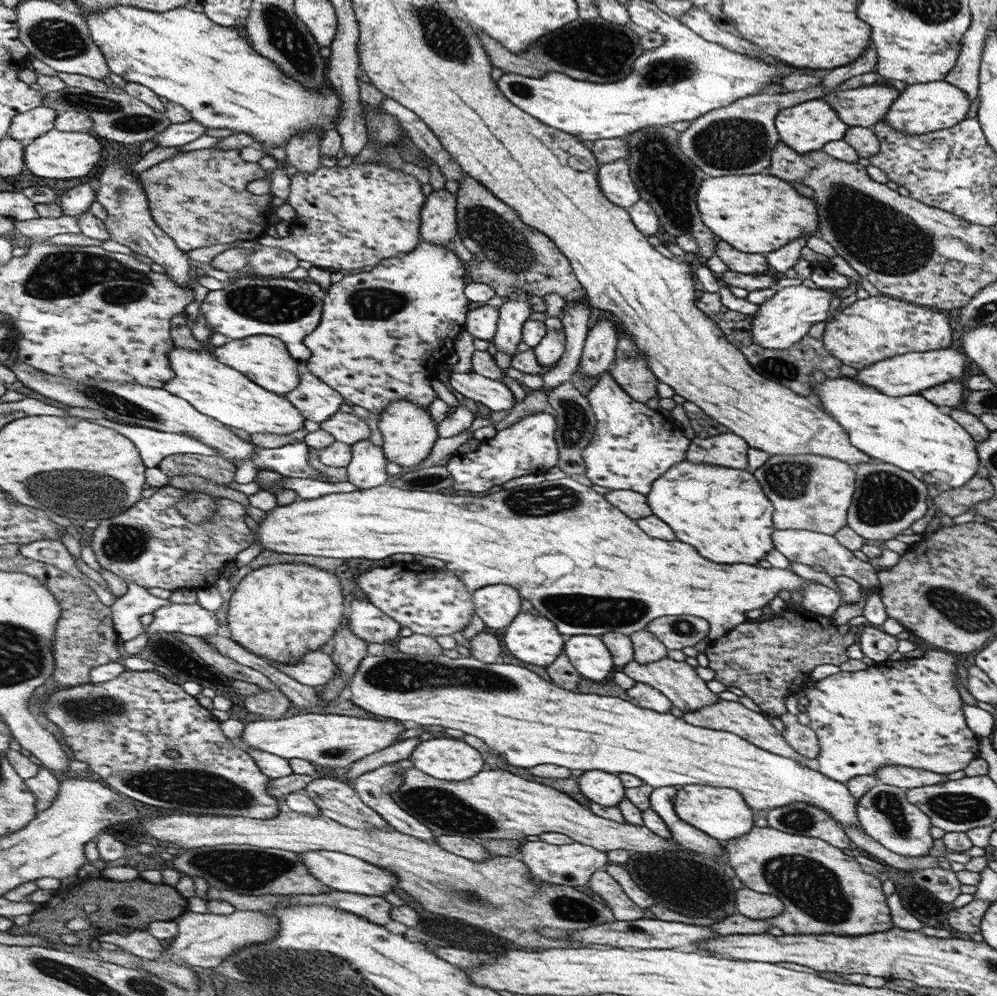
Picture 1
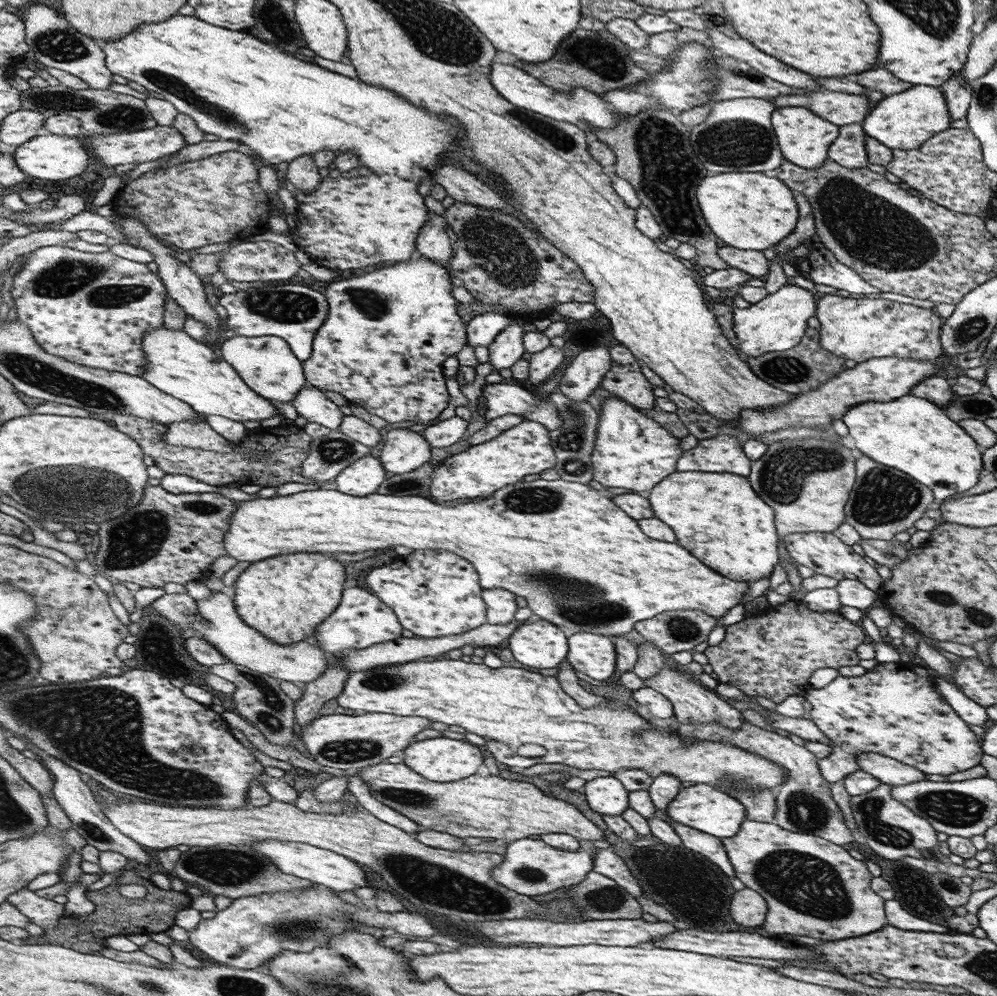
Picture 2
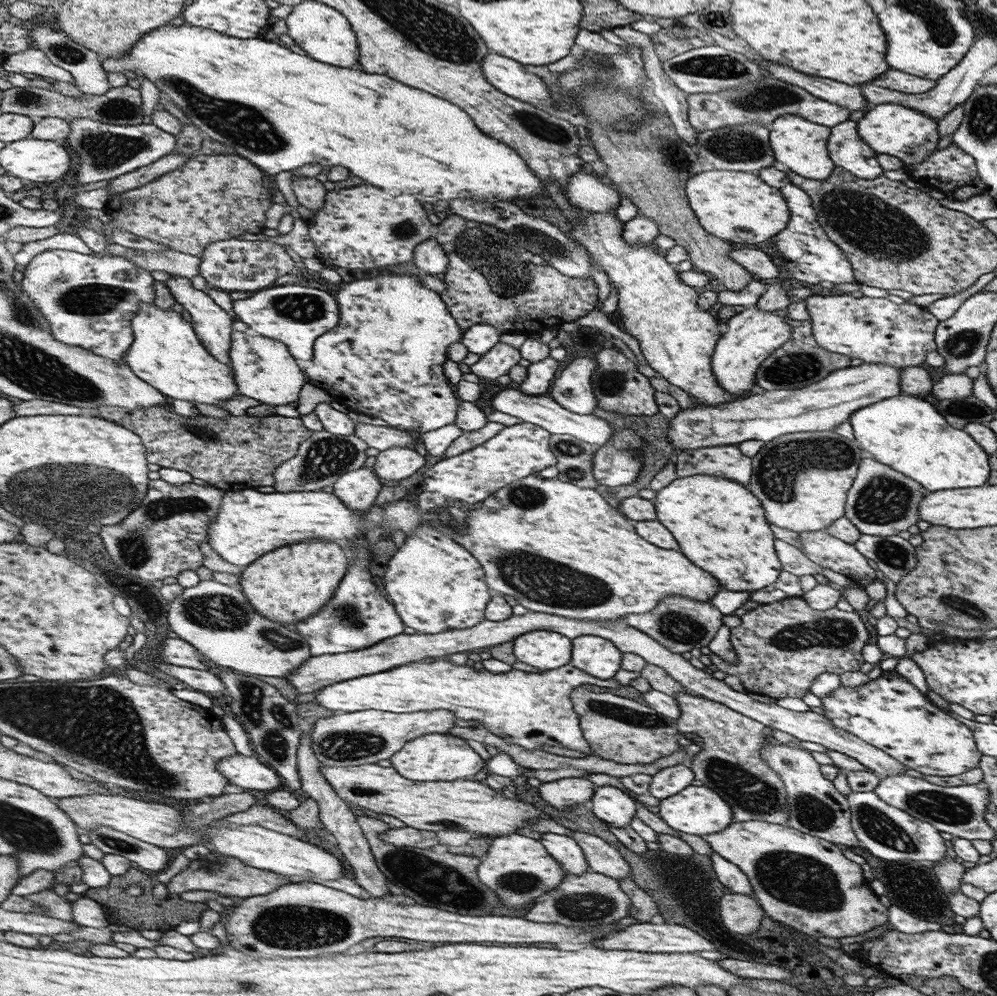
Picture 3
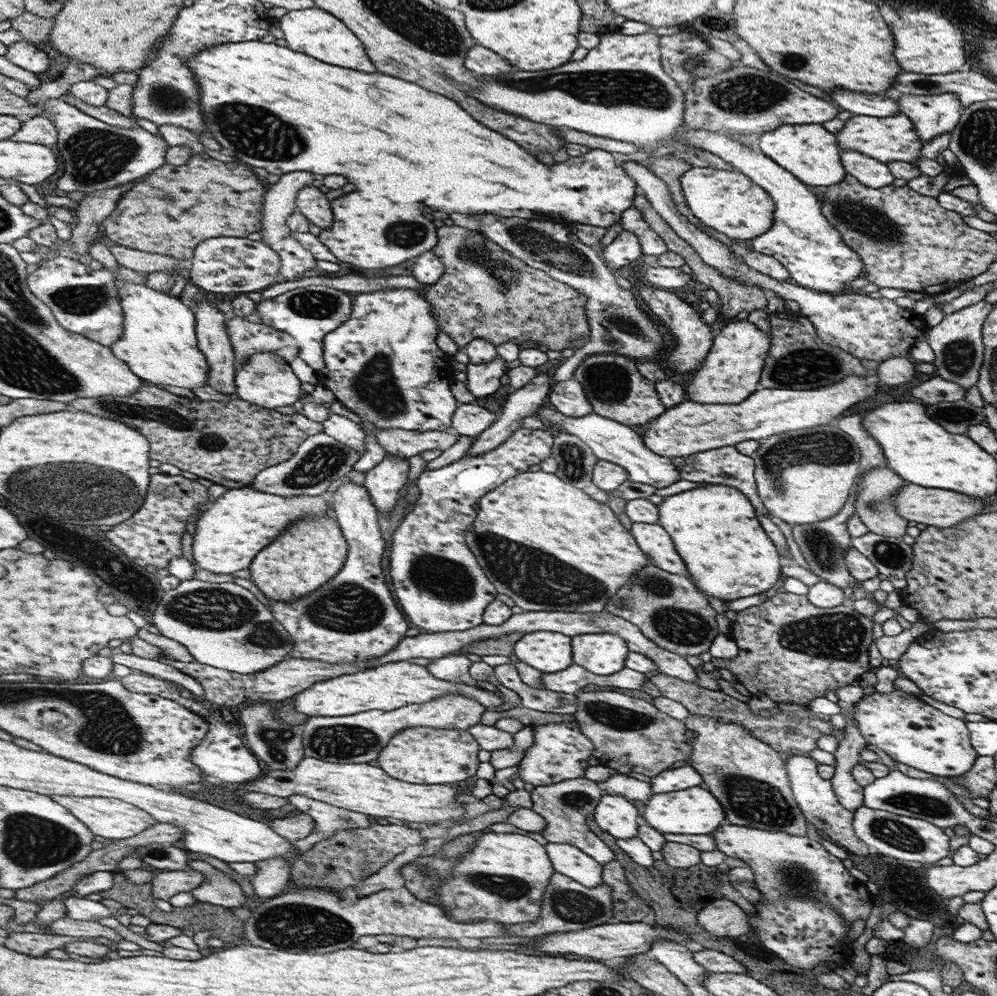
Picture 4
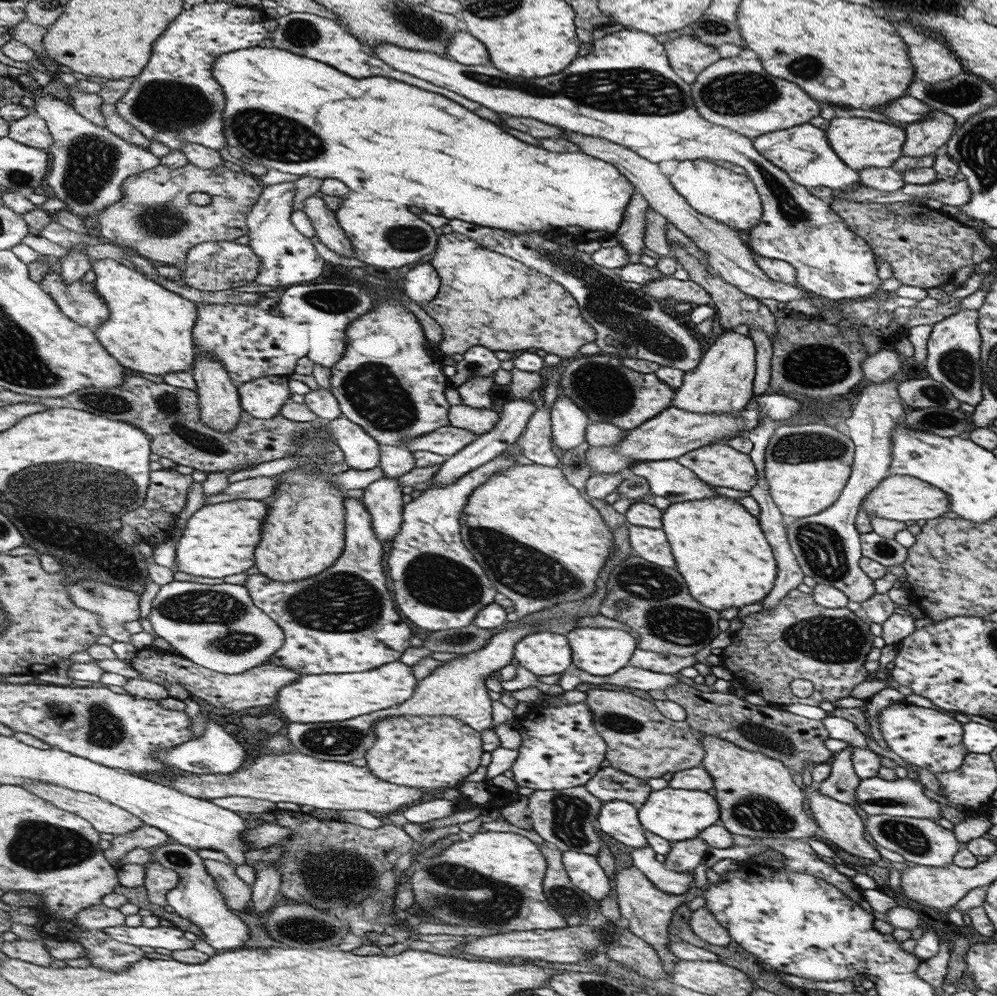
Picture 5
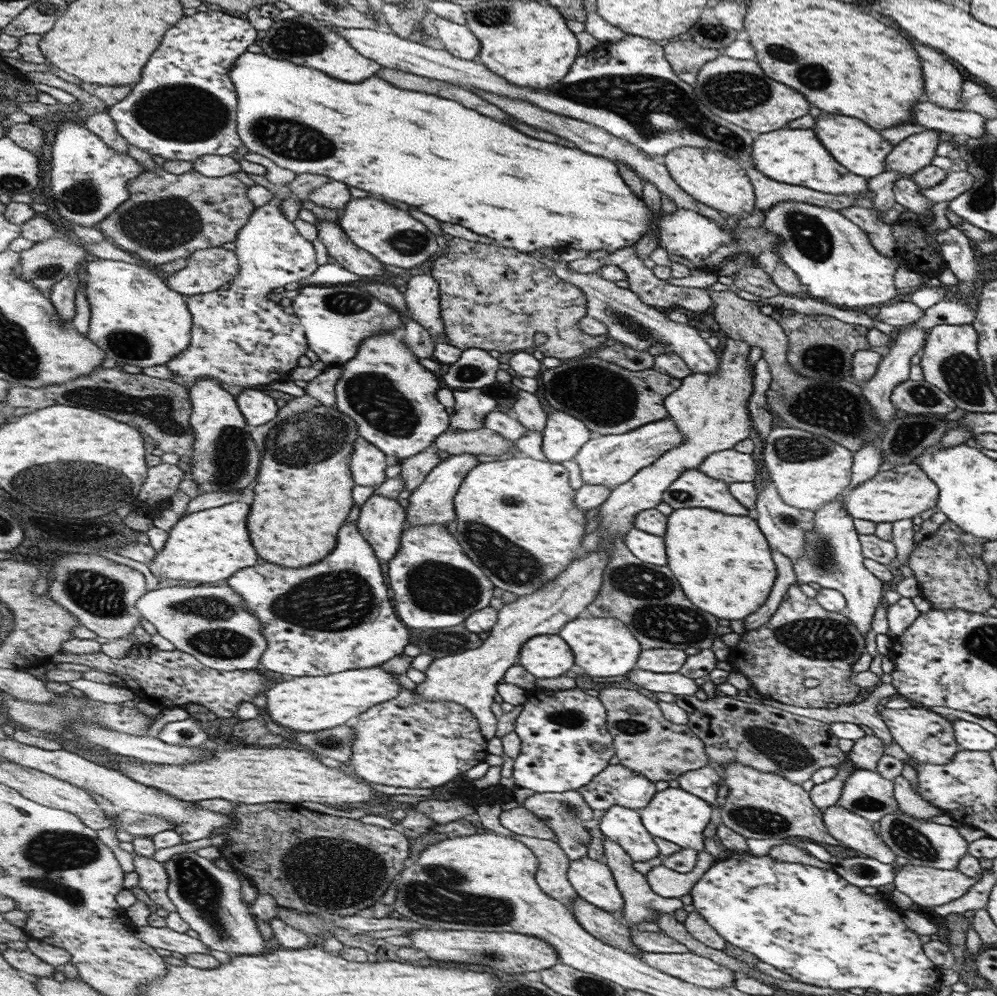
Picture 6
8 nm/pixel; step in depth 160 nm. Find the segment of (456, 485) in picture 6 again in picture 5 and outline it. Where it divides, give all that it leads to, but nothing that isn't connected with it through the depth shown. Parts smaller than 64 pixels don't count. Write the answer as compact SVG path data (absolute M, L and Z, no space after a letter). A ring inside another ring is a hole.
M518 400L508 402L504 404L502 408L502 413L499 414L498 422L494 426L494 430L486 432L486 434L478 435L478 438L468 444L466 448L462 448L460 452L456 452L452 456L446 458L446 460L441 464L439 471L433 476L432 482L438 483L439 485L449 485L457 478L463 477L467 472L476 470L479 466L490 462L493 458L496 458L502 452L506 451L510 446L516 443L516 440L527 429L527 422L531 419L532 415L536 413L536 404L532 400Z

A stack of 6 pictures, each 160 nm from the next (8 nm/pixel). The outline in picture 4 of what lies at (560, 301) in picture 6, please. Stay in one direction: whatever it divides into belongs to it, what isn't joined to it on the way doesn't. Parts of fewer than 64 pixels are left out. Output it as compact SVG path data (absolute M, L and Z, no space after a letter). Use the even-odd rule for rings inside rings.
M460 225L439 228L439 243L432 252L445 264L443 276L436 284L424 290L424 296L431 302L433 314L443 330L456 344L464 348L475 338L484 338L494 346L502 342L524 344L537 342L550 350L562 351L569 348L572 338L590 336L590 320L585 304L588 297L569 284L551 277L547 272L532 268L506 249L496 244L490 237L474 229Z

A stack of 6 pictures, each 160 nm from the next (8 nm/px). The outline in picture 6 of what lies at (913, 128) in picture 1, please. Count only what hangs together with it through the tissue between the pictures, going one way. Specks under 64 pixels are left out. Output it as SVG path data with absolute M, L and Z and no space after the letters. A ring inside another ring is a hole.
M820 116L816 120L814 132L820 132L820 140L824 140L824 144L828 144L828 148L832 148L832 156L836 156L836 160L843 164L844 168L870 180L874 176L884 173L884 161L891 154L895 146L890 144L881 134L880 131L873 129L871 125L850 118L850 116Z

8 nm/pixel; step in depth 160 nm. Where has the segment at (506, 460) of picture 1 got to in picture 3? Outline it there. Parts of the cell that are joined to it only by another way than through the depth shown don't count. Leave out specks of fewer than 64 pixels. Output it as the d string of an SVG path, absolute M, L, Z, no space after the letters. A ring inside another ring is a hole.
M520 423L504 427L499 434L480 446L462 454L442 459L424 474L424 490L417 499L418 510L427 513L436 506L444 506L450 500L482 502L504 488L526 476L536 476L536 472L554 466L557 458L550 449L551 433L537 424Z

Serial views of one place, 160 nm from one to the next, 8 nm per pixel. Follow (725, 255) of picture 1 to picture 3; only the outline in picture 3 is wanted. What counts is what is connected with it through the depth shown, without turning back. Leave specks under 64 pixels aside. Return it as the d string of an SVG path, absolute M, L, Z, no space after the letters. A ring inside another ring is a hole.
M763 247L732 249L728 256L751 272L757 279L776 278L779 275L779 264Z

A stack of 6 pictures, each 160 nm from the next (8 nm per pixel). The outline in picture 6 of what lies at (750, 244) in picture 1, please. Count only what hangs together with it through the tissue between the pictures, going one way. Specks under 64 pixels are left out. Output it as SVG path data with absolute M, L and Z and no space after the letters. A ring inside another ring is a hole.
M683 146L669 152L661 161L674 182L698 202L719 210L726 216L730 214L748 218L754 213L755 187L747 176L746 166L738 160L716 150Z

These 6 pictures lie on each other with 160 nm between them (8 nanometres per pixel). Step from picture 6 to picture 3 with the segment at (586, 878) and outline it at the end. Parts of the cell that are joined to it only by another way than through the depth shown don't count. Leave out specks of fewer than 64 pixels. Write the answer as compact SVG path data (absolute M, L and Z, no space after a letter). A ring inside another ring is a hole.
M542 833L541 841L552 858L564 868L564 874L582 876L591 871L587 858L572 836Z

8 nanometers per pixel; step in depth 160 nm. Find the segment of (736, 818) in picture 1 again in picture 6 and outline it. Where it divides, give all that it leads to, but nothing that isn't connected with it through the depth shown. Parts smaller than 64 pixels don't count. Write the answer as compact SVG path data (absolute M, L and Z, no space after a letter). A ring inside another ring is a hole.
M669 786L658 791L644 808L637 809L637 811L642 816L647 831L654 838L669 840L682 849L692 848L699 852L706 851L703 838L706 835L708 823L712 820L712 804L702 797L688 792L687 789Z

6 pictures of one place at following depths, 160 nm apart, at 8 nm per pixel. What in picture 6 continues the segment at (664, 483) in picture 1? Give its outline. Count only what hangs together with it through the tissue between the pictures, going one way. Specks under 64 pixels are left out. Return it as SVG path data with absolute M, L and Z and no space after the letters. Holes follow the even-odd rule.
M680 508L667 517L667 534L664 538L669 556L666 565L675 576L680 576L680 584L684 584L684 592L692 596L692 604L704 608L704 612L730 621L740 620L758 611L767 602L772 584L777 579L776 568L770 542L756 518L730 516L708 508Z

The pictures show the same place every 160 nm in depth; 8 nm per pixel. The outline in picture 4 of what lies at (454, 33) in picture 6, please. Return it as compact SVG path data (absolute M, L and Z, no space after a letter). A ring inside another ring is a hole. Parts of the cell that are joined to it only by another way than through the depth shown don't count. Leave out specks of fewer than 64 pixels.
M478 43L469 48L465 56L465 65L473 72L486 76L498 76L518 70L514 65L508 64L499 53L492 52L492 49L484 48Z

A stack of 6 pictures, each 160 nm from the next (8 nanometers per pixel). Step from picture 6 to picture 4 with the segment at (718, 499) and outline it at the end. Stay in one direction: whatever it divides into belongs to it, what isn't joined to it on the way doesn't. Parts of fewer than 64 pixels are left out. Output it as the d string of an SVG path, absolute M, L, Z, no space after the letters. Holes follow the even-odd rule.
M548 403L536 412L535 417L546 424L553 425L558 431L580 438L580 441L586 444L600 460L612 461L614 464L619 464L627 469L628 480L650 484L658 489L670 486L681 479L674 460L652 452L644 445L643 438L635 433L634 429L619 421L612 420L610 417L591 413L583 417L572 418L553 409Z

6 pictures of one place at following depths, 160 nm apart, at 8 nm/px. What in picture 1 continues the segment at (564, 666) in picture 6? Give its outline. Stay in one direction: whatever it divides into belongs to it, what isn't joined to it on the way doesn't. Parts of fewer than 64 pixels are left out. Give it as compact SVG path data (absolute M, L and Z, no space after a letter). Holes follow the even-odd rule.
M520 611L504 634L502 646L518 660L547 667L562 655L564 634L544 616Z

